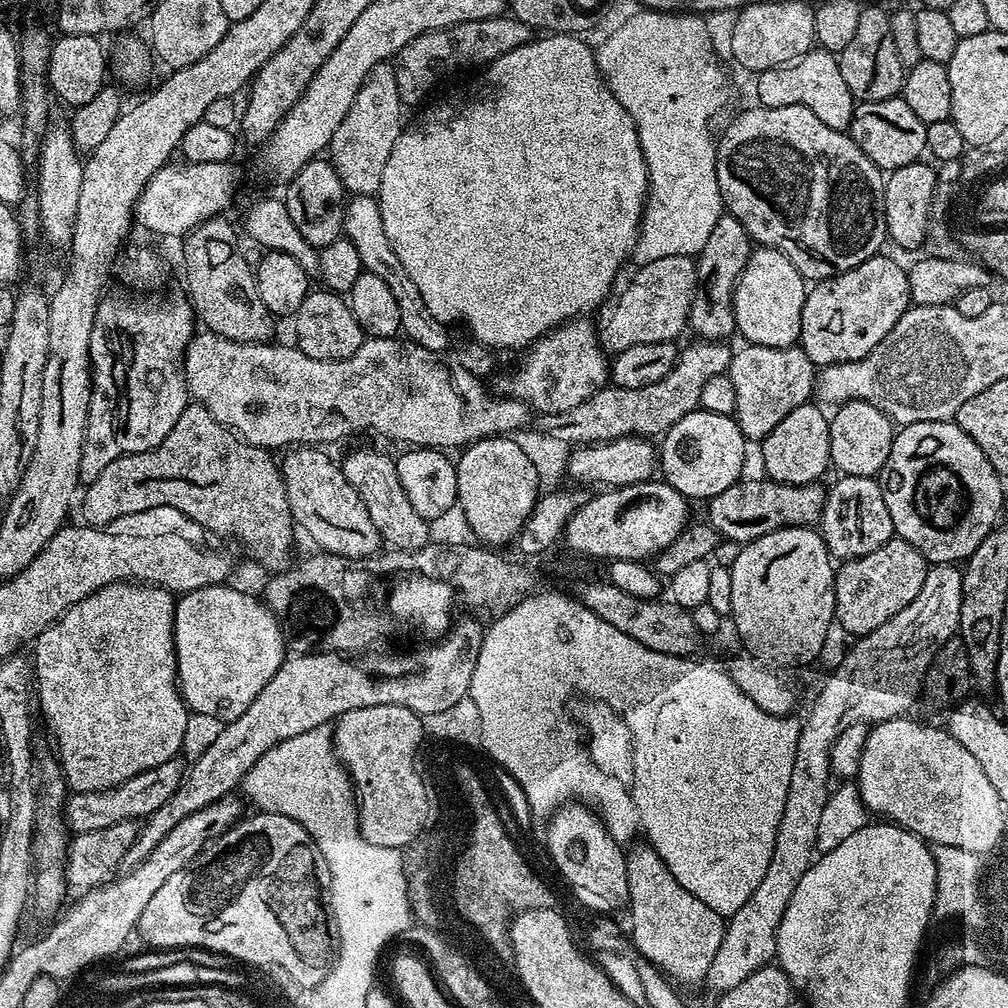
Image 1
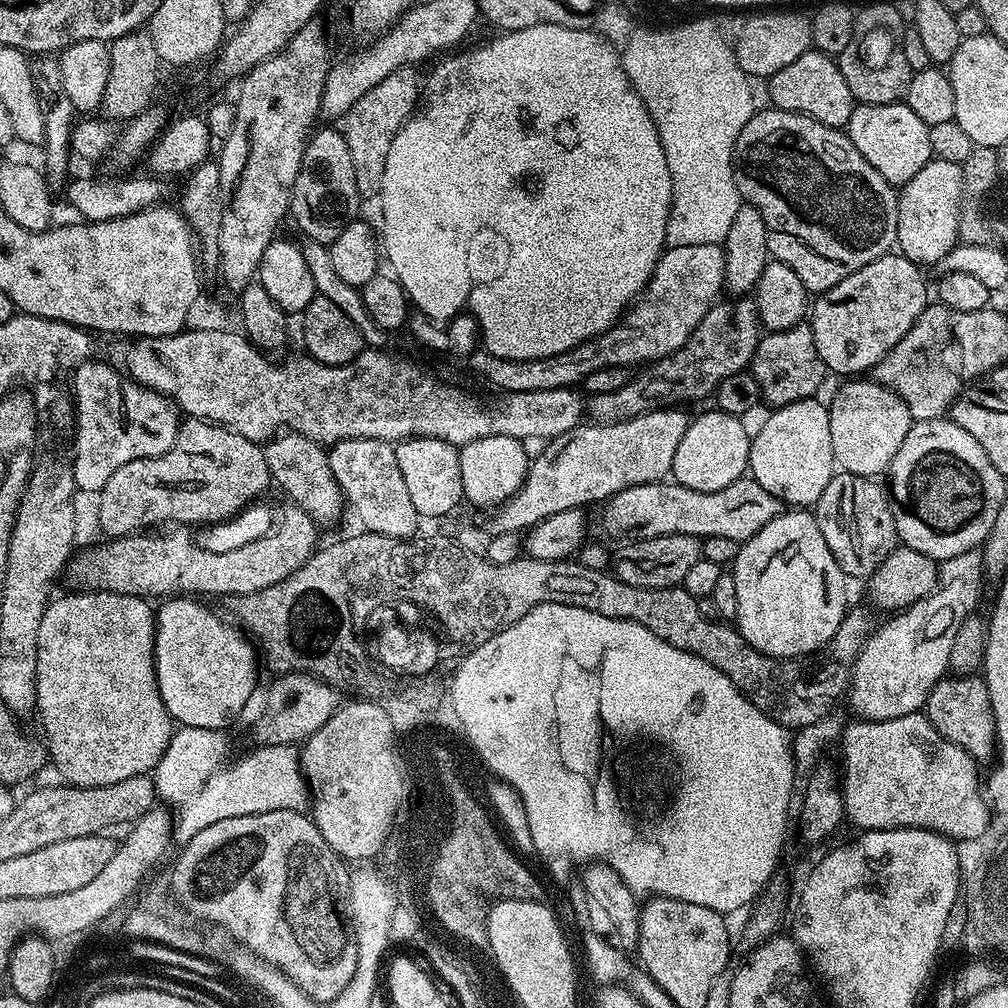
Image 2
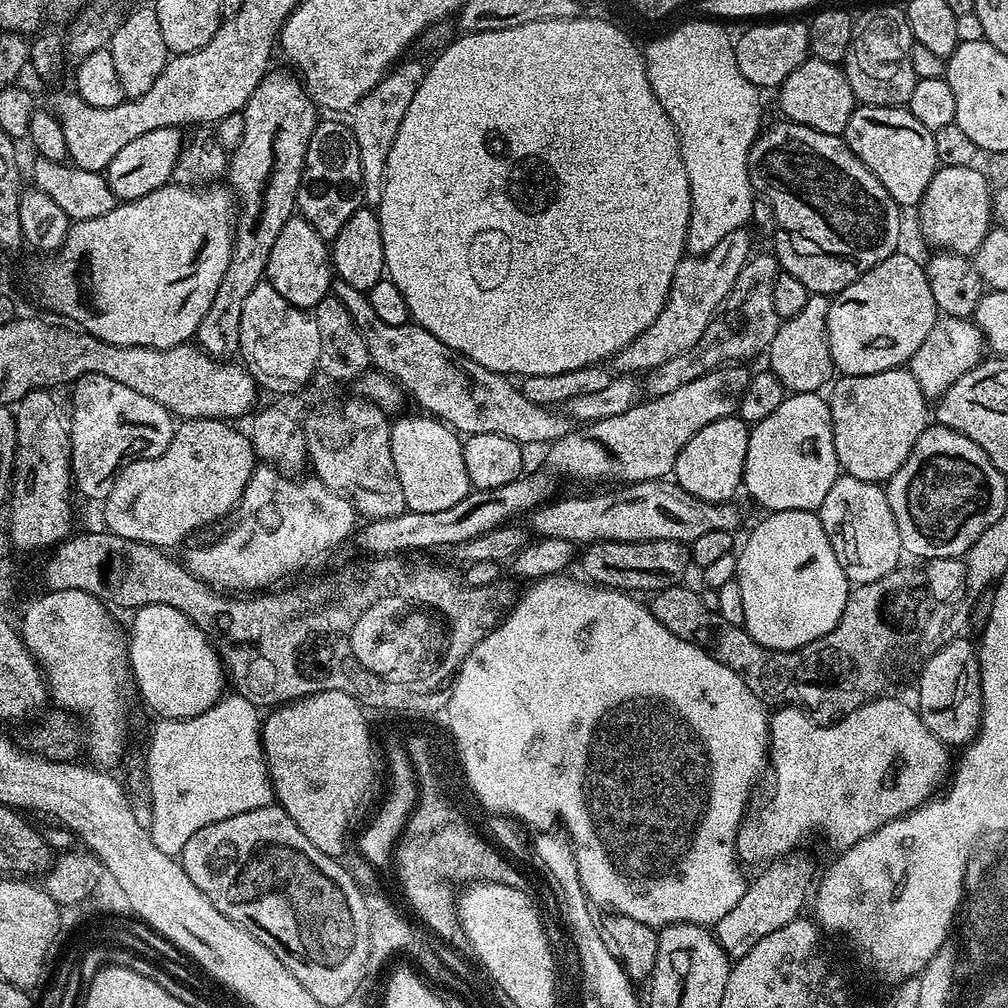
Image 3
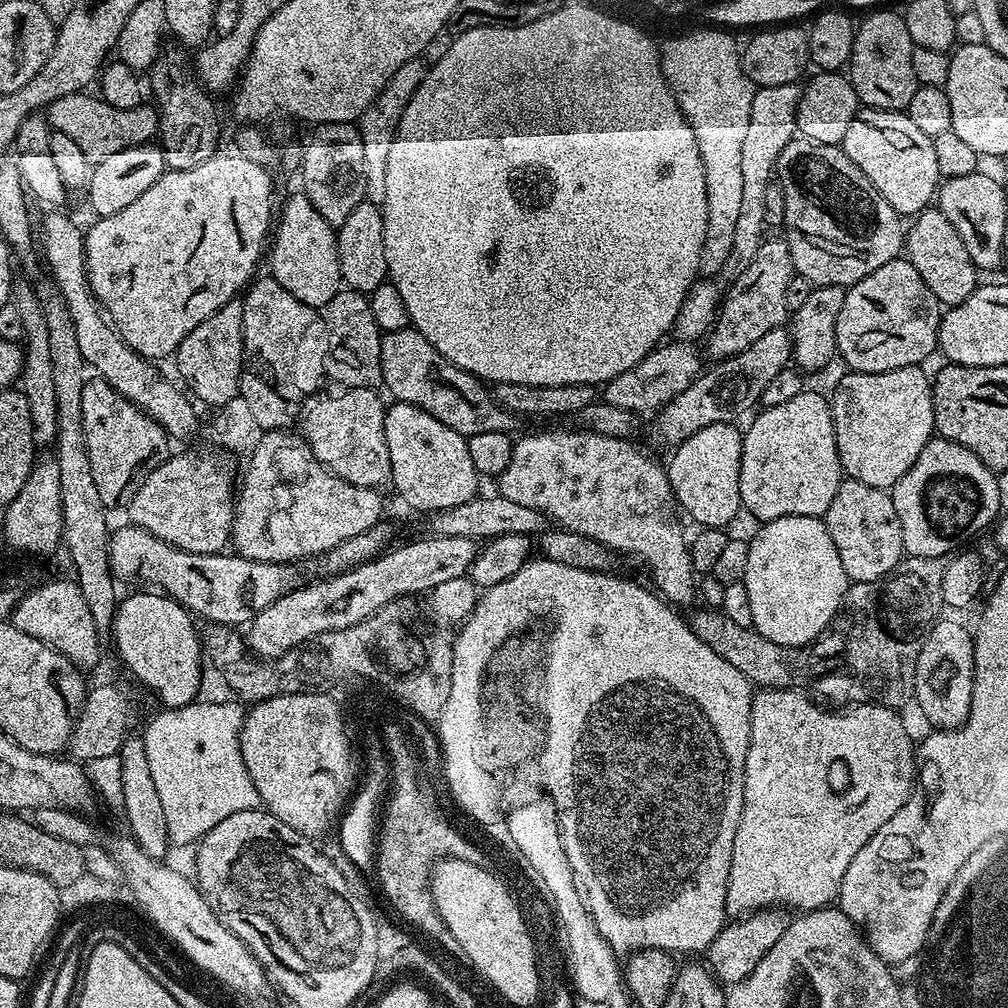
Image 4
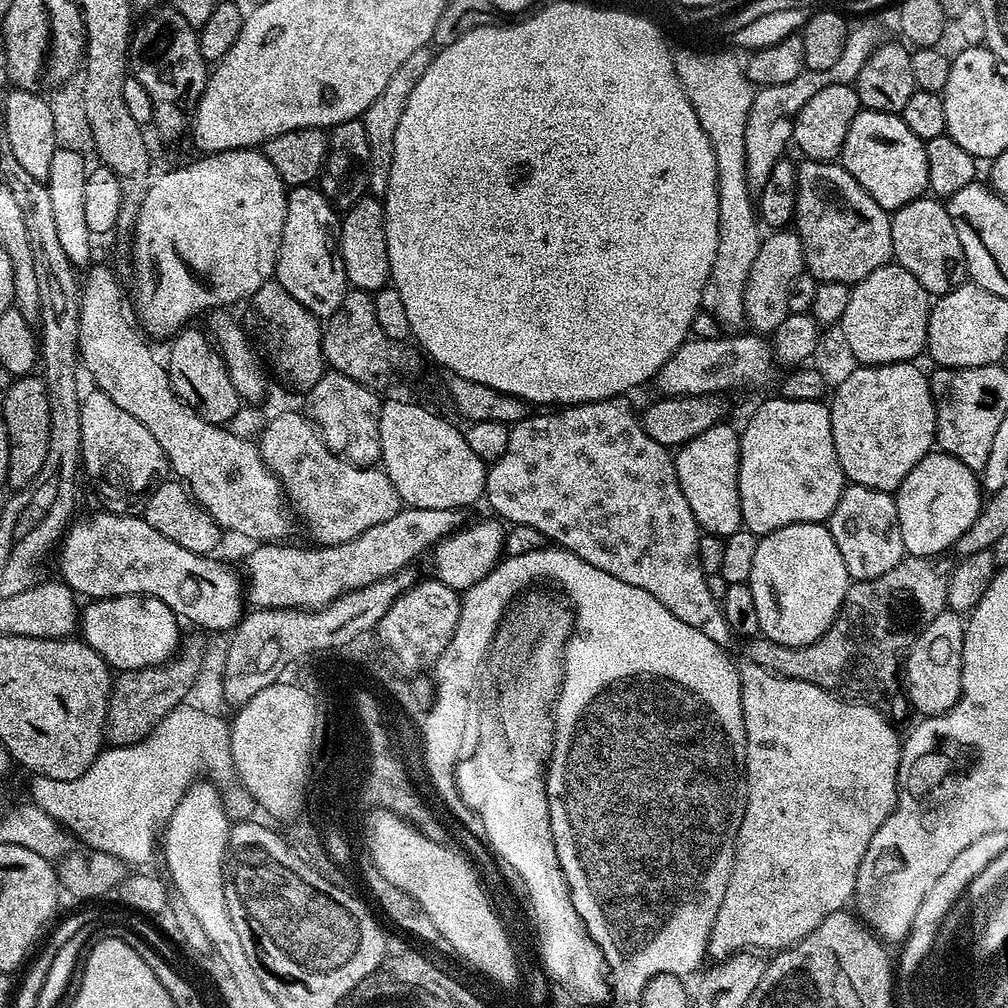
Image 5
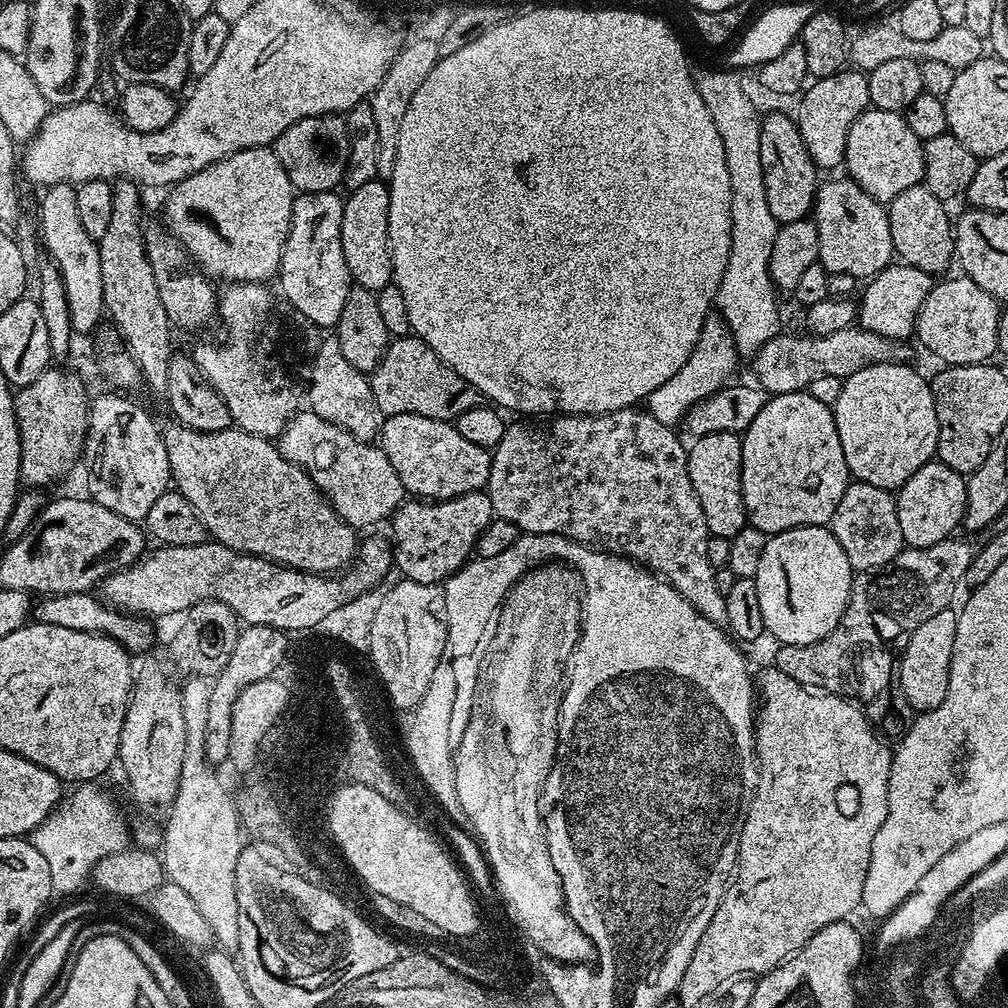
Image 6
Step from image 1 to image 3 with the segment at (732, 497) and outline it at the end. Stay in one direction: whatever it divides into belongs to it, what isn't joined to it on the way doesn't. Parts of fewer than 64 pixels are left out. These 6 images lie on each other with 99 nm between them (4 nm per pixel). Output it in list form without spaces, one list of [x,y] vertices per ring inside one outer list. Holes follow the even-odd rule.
[[[665,478],[662,480],[643,480],[637,484],[628,484],[627,486],[619,487],[622,488],[618,492],[608,492],[605,496],[568,496],[565,500],[556,500],[551,504],[551,502],[545,502],[540,505],[540,507],[535,508],[535,510],[530,513],[527,517],[528,524],[527,527],[537,533],[535,534],[540,538],[566,538],[572,541],[573,544],[577,546],[583,546],[585,544],[592,544],[596,540],[617,540],[618,542],[638,542],[639,540],[673,540],[679,544],[685,546],[691,545],[691,540],[700,540],[703,536],[708,536],[711,532],[728,532],[731,528],[736,528],[740,524],[740,512],[735,508],[735,503],[729,502],[727,504],[711,504],[710,502],[702,502],[698,498],[694,498],[686,490],[682,490],[682,486],[676,483],[675,479]]]

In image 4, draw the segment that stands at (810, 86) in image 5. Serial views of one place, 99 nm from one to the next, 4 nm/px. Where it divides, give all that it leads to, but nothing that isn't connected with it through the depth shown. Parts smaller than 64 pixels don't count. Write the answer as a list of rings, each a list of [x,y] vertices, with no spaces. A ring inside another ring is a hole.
[[[796,84],[759,88],[751,102],[749,128],[742,142],[742,197],[741,209],[734,228],[732,256],[740,264],[748,263],[758,252],[766,236],[765,222],[766,190],[772,186],[772,179],[779,154],[796,136],[796,110],[801,89]]]

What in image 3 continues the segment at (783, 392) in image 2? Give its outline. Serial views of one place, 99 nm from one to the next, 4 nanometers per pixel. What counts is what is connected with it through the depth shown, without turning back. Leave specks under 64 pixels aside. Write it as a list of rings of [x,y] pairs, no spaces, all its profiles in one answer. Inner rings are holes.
[[[809,295],[803,310],[794,314],[794,318],[783,321],[778,334],[774,334],[774,342],[770,342],[766,353],[767,367],[789,393],[820,392],[833,383],[834,365],[828,345],[829,314],[830,300],[827,295]]]

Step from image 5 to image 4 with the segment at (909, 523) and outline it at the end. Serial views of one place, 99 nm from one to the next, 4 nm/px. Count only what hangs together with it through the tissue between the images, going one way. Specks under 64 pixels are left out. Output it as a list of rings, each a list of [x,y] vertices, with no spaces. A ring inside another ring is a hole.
[[[943,438],[929,440],[922,454],[918,454],[914,466],[906,470],[904,477],[890,492],[902,530],[905,553],[908,556],[947,557],[963,549],[971,536],[978,535],[988,523],[989,527],[1001,515],[1000,484],[996,480],[999,480],[997,473],[991,472],[973,452],[966,450],[966,446],[958,446]]]

